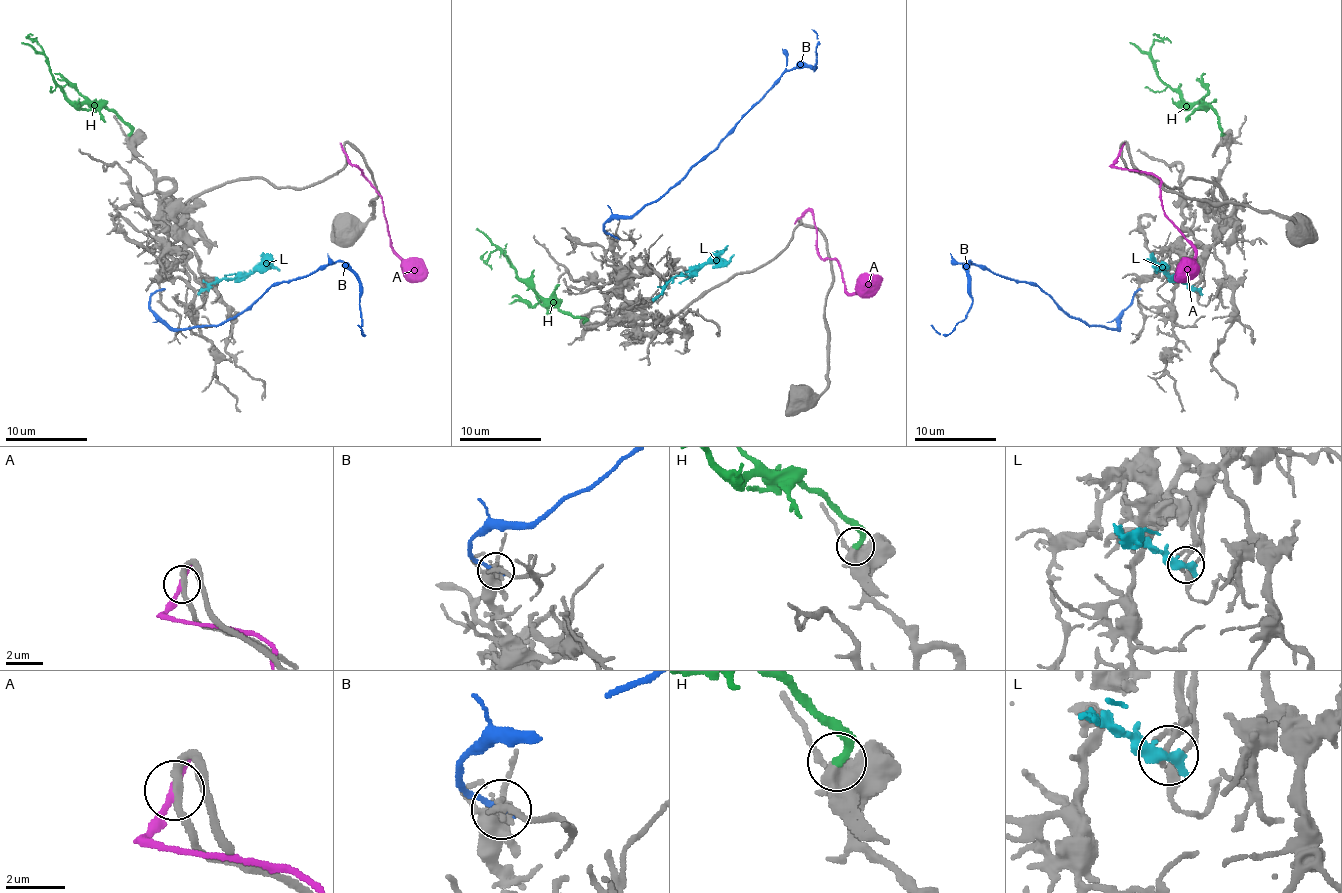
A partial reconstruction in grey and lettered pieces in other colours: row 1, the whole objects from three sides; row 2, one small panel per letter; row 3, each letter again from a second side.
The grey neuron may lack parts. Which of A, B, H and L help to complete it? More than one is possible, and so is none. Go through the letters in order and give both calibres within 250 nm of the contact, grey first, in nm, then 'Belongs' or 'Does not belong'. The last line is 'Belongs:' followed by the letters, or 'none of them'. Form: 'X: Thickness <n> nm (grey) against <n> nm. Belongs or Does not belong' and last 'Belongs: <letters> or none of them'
A: Thickness 240 nm (grey) against 170 nm. Does not belong
B: Thickness 260 nm (grey) against 240 nm. Does not belong
H: Thickness 700 nm (grey) against 340 nm. Belongs
L: Thickness 240 nm (grey) against 440 nm. Does not belong
Belongs: H

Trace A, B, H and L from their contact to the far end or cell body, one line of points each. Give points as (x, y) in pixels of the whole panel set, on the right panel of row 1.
A: (1120, 152), (1114, 167), (1153, 175), (1159, 181), (1165, 218), (1194, 251), (1194, 257), (1178, 267), (1178, 279)
B: (1139, 290), (1116, 328), (1090, 326), (1036, 285), (971, 261), (967, 316), (946, 335), (930, 324)
H: (1223, 134), (1219, 116), (1211, 107), (1188, 103), (1157, 75), (1151, 44), (1161, 40), (1172, 42)
L: (1196, 290), (1176, 279), (1163, 267), (1155, 271)

